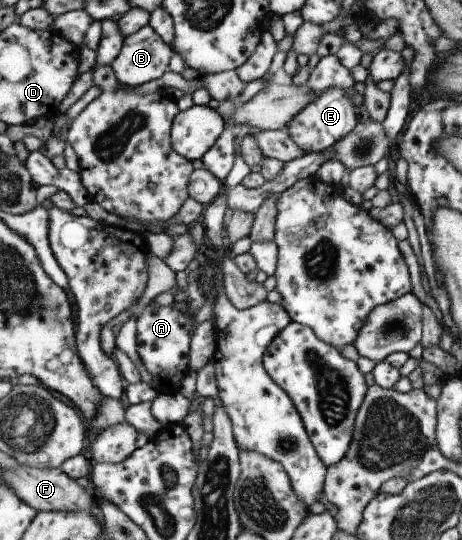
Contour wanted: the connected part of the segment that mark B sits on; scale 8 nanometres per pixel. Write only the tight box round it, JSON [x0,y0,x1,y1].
[111,25,174,86]

